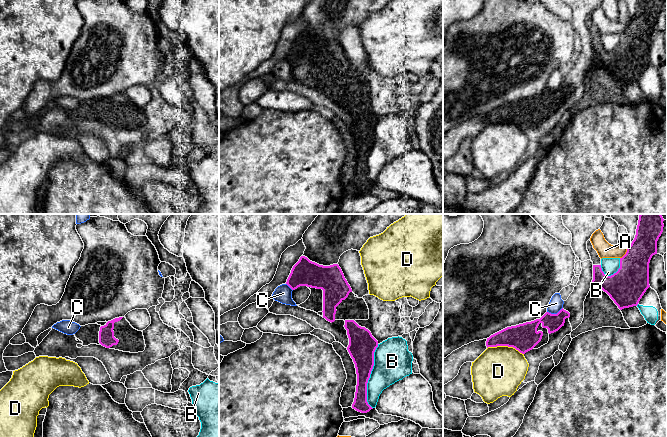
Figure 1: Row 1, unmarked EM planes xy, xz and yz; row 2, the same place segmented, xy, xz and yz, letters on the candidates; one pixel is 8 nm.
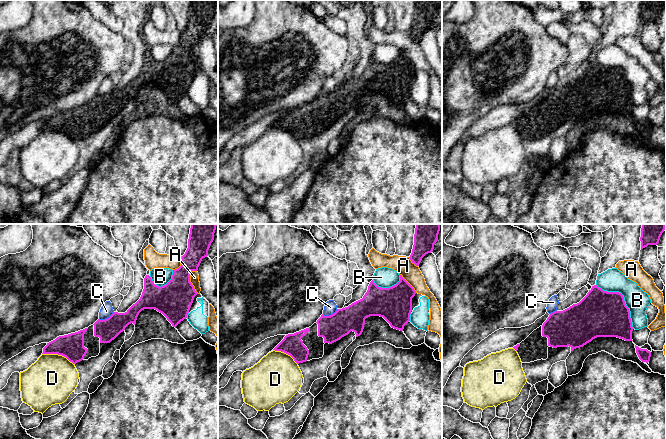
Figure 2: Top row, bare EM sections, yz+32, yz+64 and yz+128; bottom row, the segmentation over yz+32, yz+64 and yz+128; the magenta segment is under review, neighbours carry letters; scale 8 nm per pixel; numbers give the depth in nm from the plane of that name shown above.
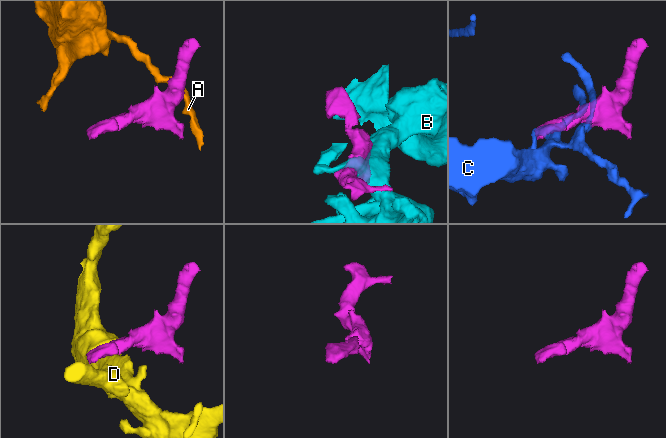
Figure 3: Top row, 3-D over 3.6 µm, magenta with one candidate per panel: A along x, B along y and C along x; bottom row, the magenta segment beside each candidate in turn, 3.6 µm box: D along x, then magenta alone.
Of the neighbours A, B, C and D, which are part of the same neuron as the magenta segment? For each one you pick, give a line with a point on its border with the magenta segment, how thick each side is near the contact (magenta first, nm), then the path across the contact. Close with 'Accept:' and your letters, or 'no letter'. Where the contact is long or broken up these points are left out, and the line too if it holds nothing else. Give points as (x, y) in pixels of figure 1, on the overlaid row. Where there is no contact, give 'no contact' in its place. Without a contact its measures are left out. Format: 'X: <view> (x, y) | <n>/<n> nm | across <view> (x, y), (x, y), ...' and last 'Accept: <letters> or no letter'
Accept: no letter

